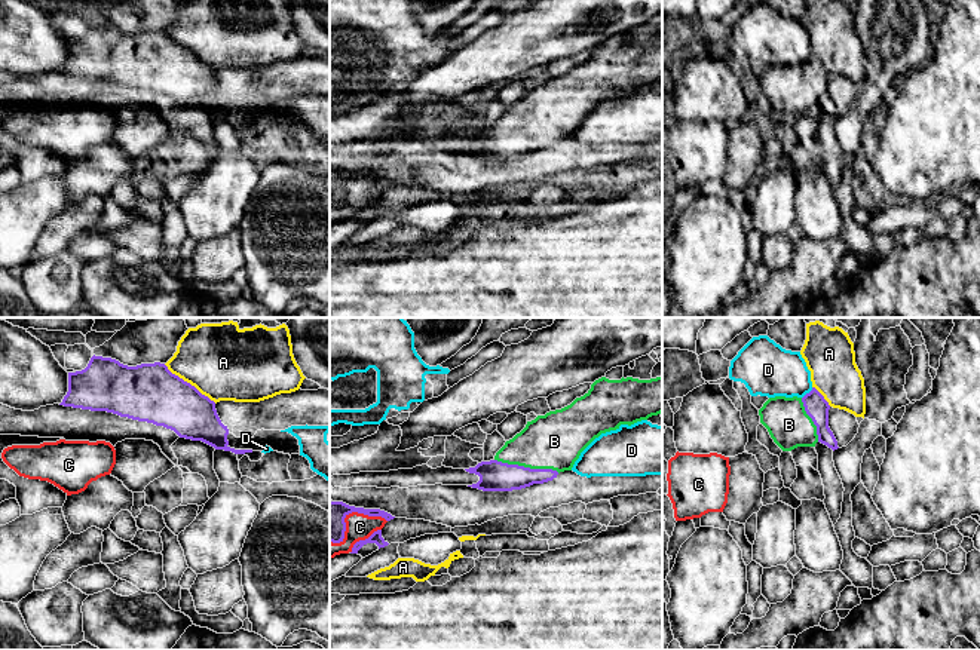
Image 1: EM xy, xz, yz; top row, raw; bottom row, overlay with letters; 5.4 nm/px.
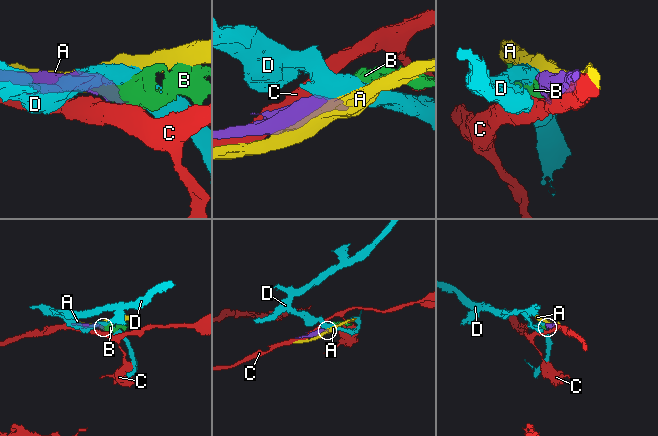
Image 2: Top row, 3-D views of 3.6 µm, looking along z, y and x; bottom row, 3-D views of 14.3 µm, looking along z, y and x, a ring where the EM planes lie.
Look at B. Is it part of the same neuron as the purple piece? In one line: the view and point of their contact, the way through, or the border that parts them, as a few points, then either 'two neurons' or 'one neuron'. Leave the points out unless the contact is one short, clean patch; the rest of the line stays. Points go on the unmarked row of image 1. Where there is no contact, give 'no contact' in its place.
contact xz (527, 135); one neuron

